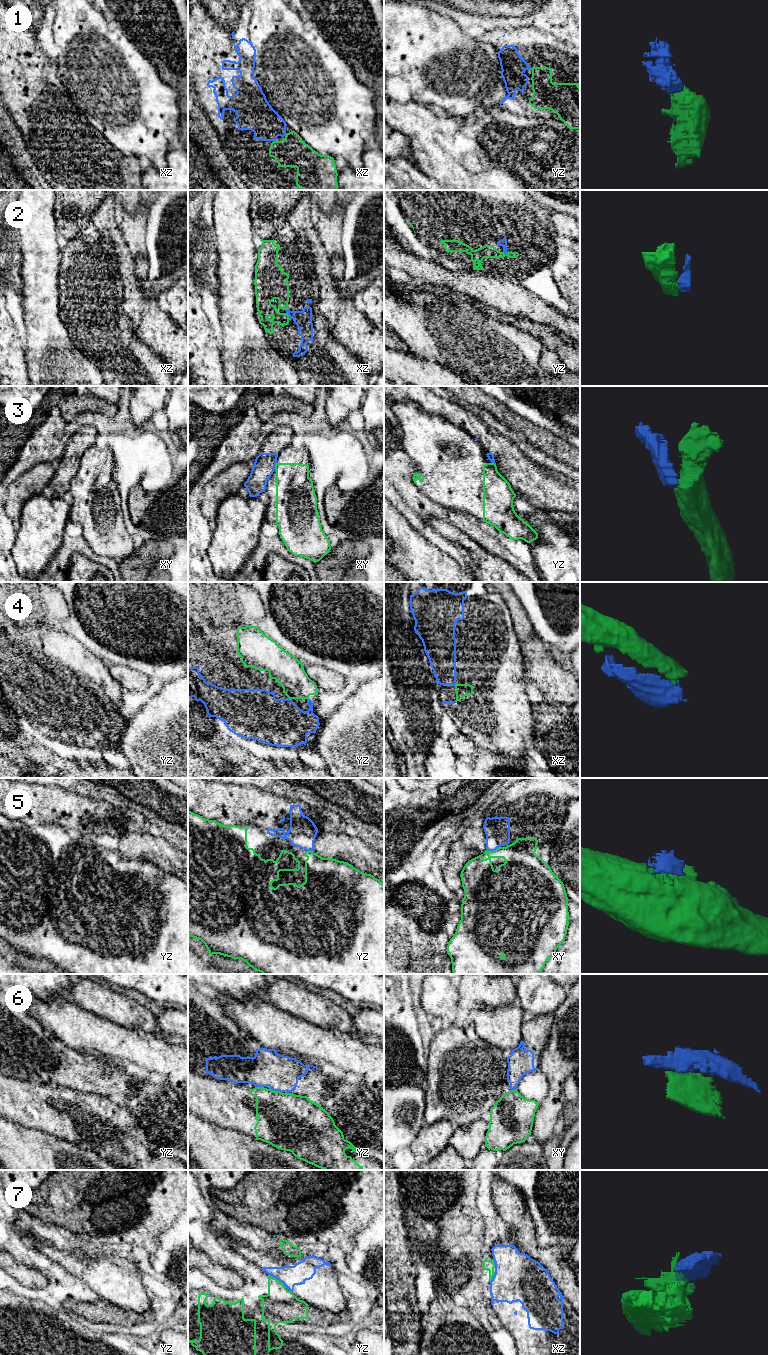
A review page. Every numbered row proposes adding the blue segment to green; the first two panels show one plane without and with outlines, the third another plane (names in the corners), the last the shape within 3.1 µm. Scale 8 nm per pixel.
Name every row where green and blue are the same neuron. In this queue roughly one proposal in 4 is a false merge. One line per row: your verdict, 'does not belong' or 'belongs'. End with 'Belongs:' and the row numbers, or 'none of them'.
1: belongs
2: belongs
3: does not belong
4: belongs
5: does not belong
6: does not belong
7: does not belong
Belongs: 1, 2, 4

